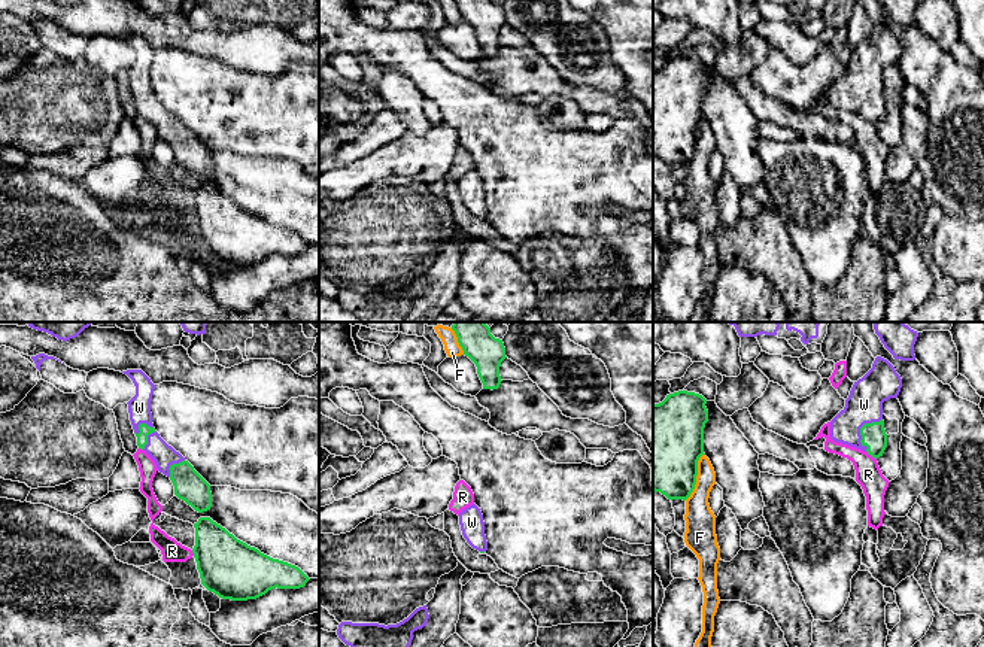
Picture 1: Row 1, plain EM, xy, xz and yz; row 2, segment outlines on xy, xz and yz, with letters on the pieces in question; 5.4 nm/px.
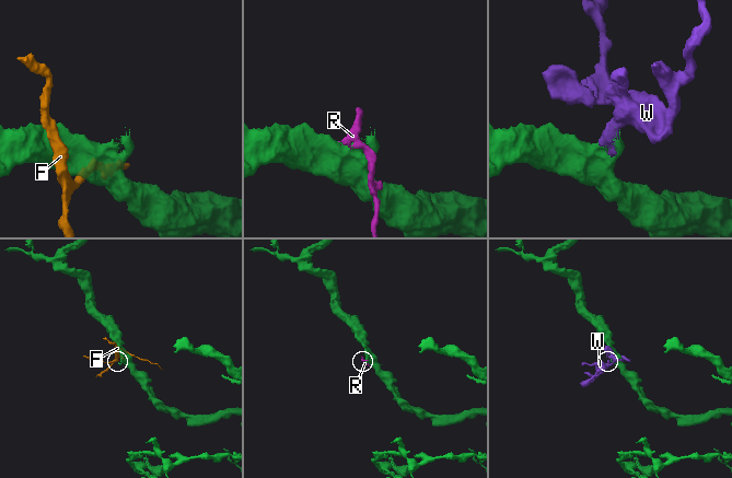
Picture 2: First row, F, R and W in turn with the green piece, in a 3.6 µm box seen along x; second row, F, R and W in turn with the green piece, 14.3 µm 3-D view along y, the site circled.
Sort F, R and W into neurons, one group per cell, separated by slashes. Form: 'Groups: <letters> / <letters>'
Groups: F / R / W

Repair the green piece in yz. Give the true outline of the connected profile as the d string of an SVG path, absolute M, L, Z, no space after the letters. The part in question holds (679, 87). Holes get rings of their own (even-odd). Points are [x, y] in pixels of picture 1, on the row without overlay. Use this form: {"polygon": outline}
{"polygon": "M678 57L653 70L653 157L668 165L686 167L695 155L698 127L704 119L704 94L708 88L707 66L695 58Z"}

